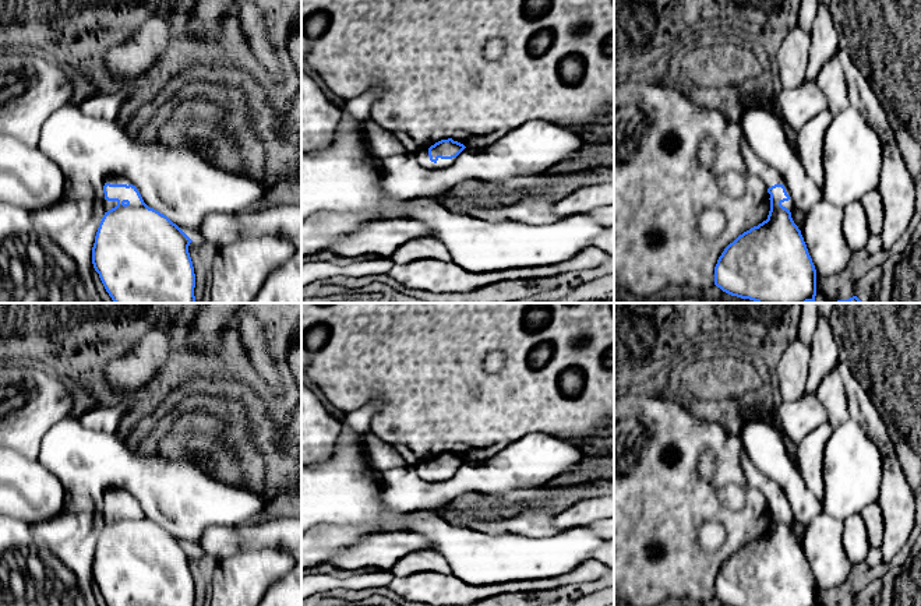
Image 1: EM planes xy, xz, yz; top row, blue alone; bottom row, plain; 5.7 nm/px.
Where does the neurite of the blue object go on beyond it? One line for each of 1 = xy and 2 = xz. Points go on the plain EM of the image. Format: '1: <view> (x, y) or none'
1: none
2: none

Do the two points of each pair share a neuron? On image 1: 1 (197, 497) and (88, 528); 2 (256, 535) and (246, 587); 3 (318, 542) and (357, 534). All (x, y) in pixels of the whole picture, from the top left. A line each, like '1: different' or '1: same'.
1: same
2: different
3: same

